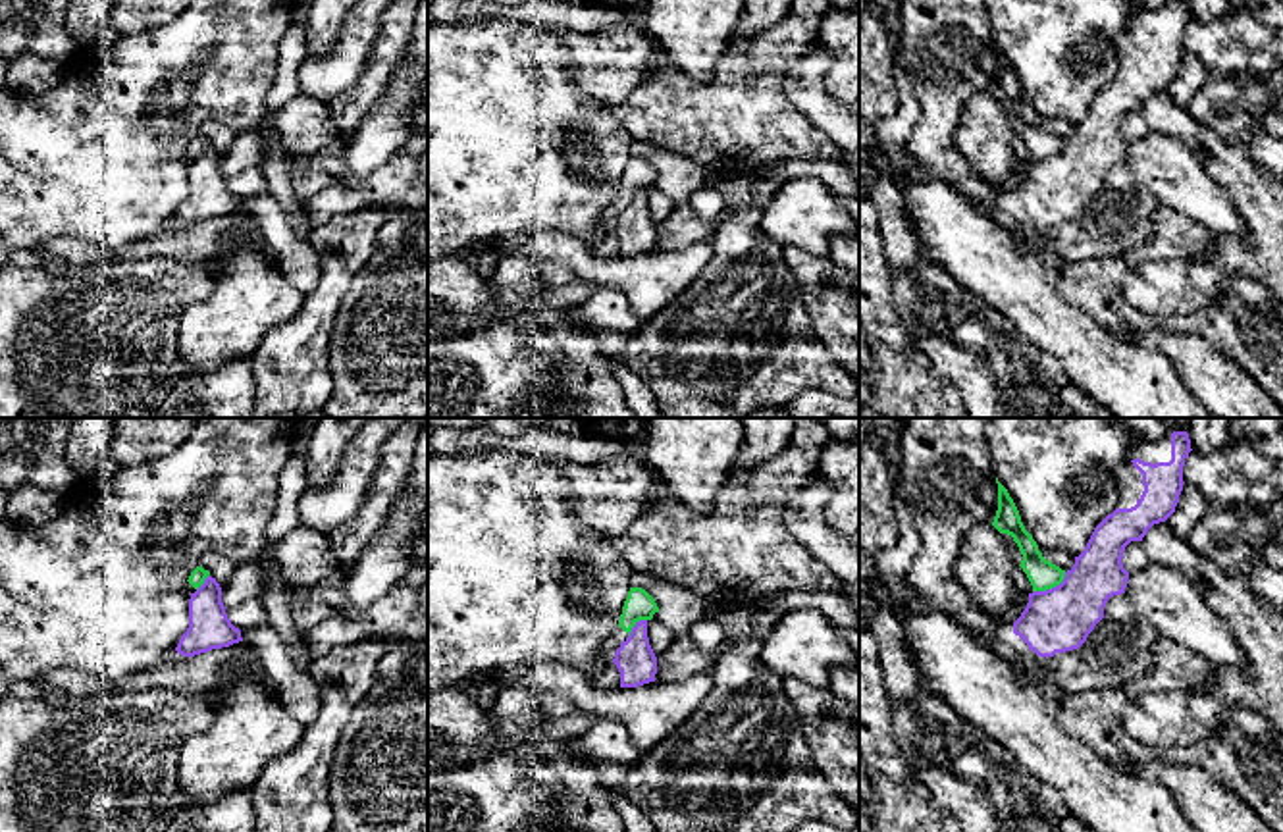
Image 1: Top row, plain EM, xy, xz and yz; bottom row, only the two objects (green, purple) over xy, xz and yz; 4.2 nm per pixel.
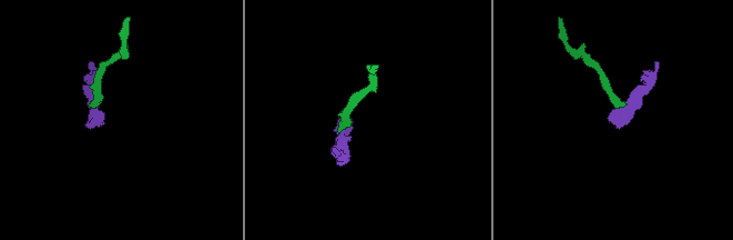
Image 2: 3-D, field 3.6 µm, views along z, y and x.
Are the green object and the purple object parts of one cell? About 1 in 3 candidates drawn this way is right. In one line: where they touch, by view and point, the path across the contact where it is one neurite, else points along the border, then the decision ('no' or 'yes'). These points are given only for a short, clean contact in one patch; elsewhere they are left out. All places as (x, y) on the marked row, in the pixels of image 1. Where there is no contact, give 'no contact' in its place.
meets green in yz at (1050, 588); border along yz (1066, 572), (1058, 584), (1033, 592); no

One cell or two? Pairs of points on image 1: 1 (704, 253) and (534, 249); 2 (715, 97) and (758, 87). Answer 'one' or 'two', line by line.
1: one
2: one

